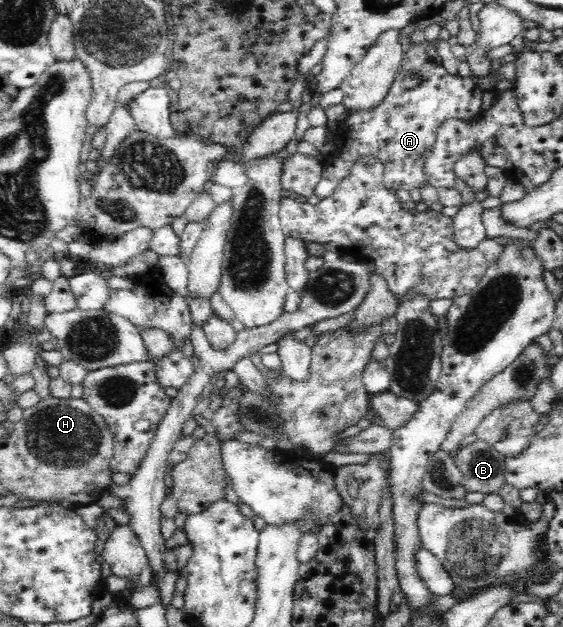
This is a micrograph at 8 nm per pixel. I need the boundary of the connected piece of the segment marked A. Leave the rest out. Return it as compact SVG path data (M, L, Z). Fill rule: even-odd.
M414 44L403 56L403 62L395 81L391 85L387 95L383 101L377 105L376 108L369 111L354 111L348 114L343 123L340 123L335 130L338 144L336 150L322 159L323 171L321 179L315 186L314 193L320 200L329 197L338 183L349 175L350 169L353 164L361 157L377 156L384 165L384 186L392 191L397 189L419 190L423 185L427 185L427 174L423 170L423 165L431 156L432 150L436 143L436 136L438 133L439 125L443 121L449 119L465 120L470 117L475 118L481 115L481 97L484 93L483 90L475 84L471 77L461 77L460 75L451 75L445 67L443 67L440 60L429 58L425 53L426 45ZM409 73L419 77L417 87L413 89L404 88L405 77Z

